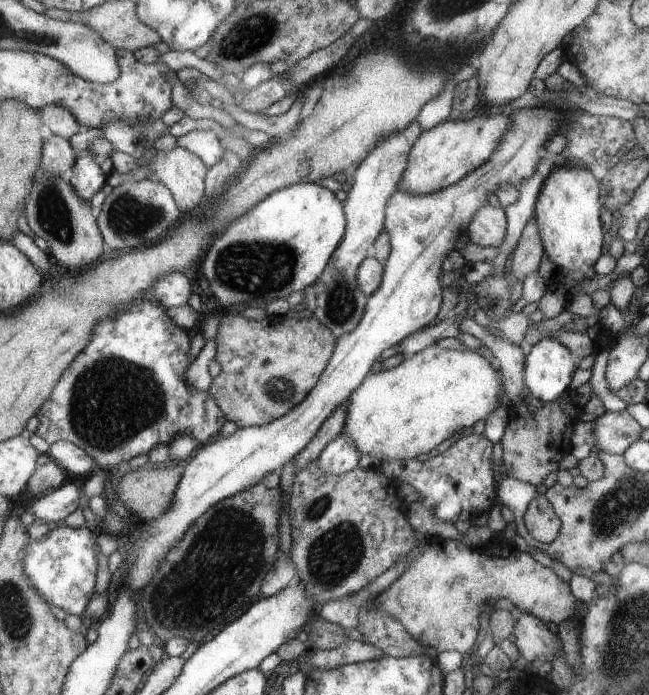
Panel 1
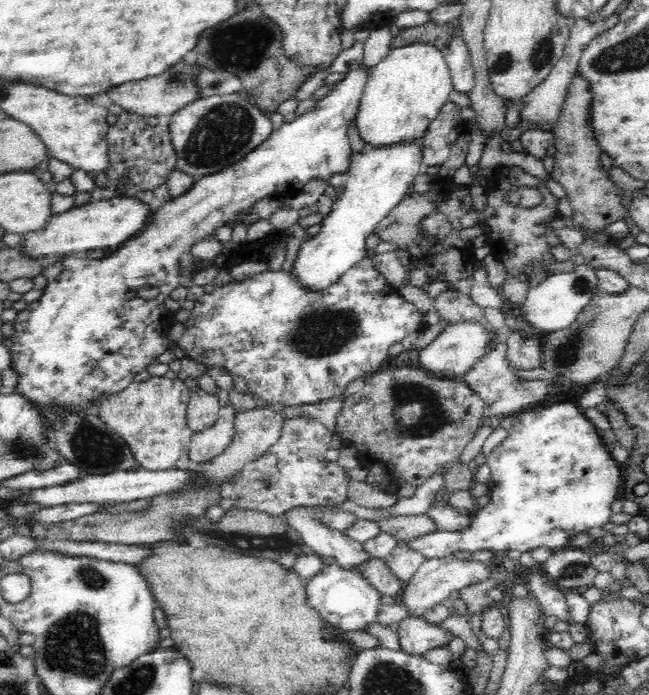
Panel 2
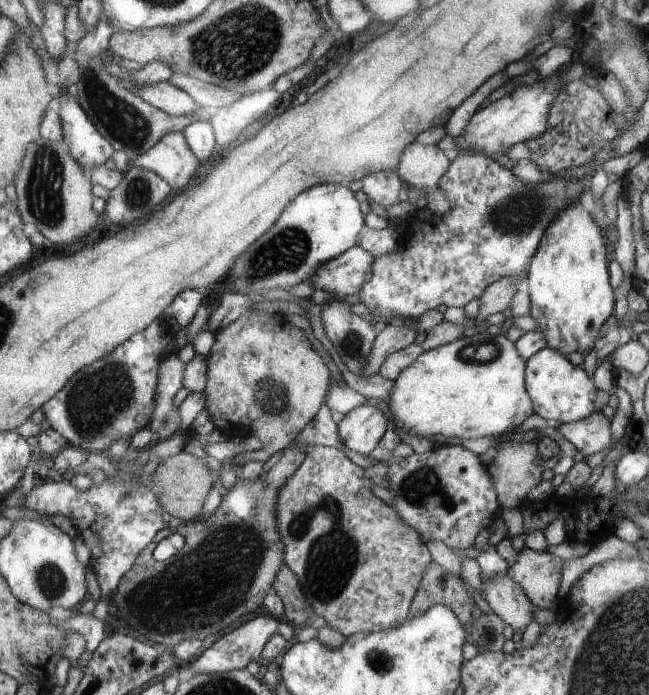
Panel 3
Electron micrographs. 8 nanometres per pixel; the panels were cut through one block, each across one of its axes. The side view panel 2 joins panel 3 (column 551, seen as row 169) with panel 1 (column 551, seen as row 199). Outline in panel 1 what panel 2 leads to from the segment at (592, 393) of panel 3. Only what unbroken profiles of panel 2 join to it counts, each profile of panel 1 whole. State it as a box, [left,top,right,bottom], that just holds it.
[525,336,577,402]

